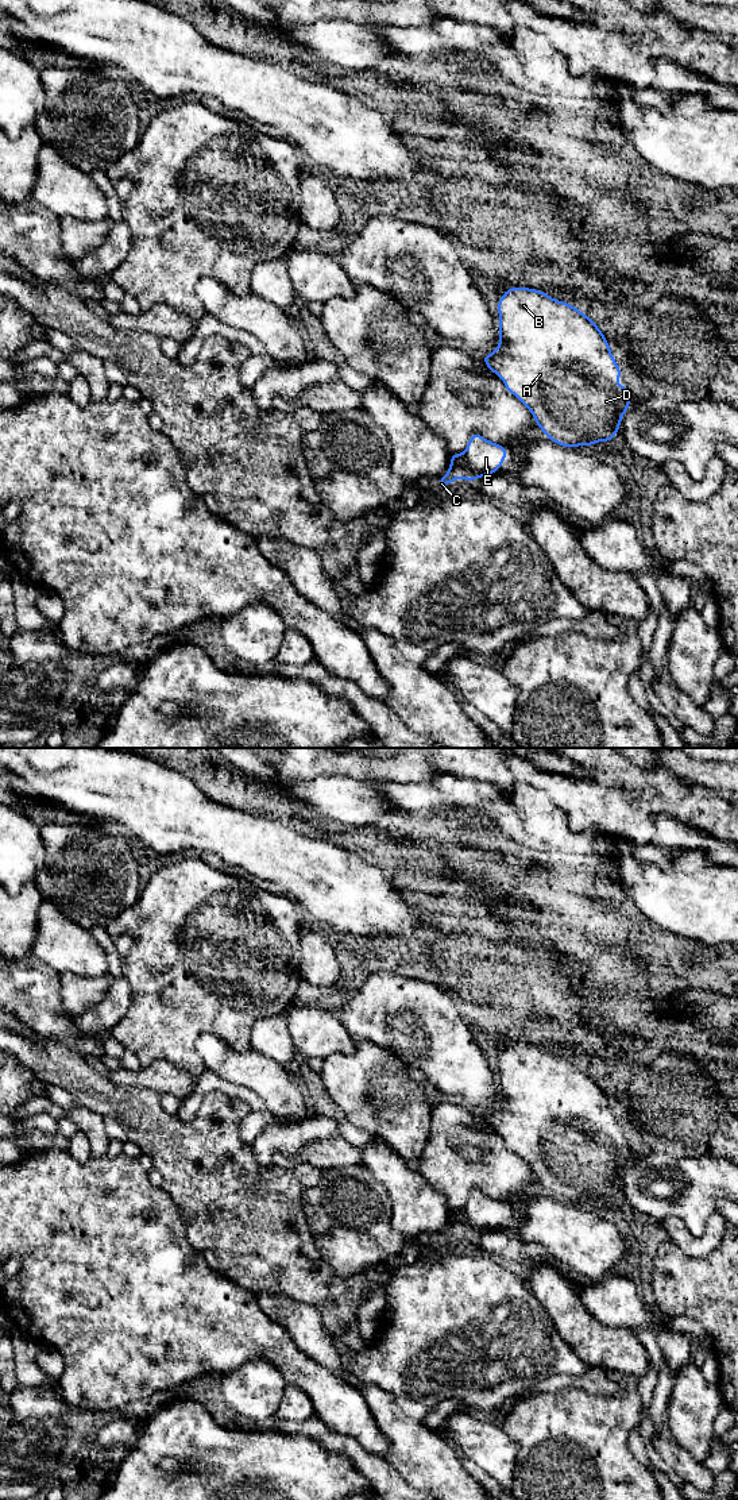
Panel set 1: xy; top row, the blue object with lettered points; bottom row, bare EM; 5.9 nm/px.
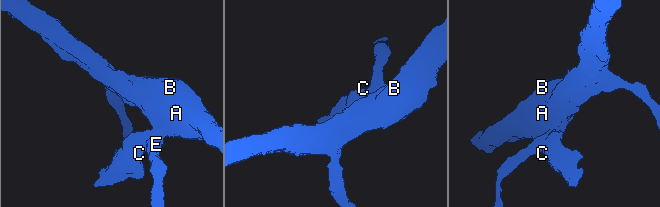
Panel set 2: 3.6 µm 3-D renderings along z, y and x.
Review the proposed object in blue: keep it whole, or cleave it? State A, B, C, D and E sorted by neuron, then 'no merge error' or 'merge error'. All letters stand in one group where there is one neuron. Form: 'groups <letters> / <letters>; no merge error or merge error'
groups A B D E / C; merge error

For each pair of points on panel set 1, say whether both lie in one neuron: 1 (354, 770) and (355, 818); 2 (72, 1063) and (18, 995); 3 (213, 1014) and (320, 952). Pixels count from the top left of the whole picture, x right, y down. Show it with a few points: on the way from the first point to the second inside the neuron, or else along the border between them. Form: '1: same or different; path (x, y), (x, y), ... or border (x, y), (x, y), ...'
1: different; border (323, 775), (352, 778), (364, 789), (377, 789)
2: different; border (26, 1026), (35, 1036), (51, 1038), (82, 1055)
3: different; border (302, 933), (300, 939), (300, 979)

